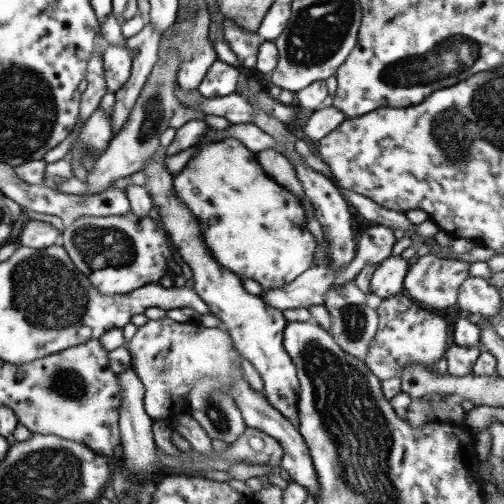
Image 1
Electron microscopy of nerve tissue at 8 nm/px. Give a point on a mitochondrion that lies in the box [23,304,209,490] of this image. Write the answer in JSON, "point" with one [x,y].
{"point":[66,383]}

